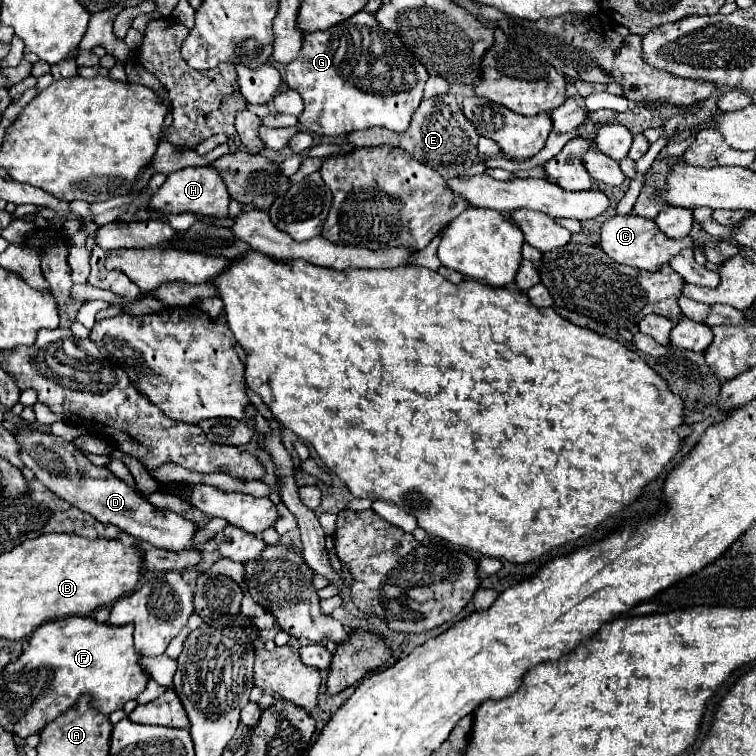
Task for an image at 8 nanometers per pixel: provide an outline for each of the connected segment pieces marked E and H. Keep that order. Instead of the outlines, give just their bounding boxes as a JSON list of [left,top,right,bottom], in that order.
[[343,92,479,180],[149,166,229,218]]

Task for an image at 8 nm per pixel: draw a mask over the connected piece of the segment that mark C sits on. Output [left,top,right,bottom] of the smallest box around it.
[601,214,695,272]

